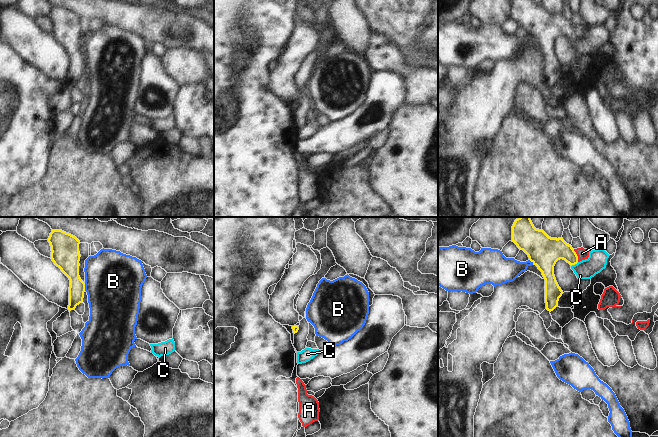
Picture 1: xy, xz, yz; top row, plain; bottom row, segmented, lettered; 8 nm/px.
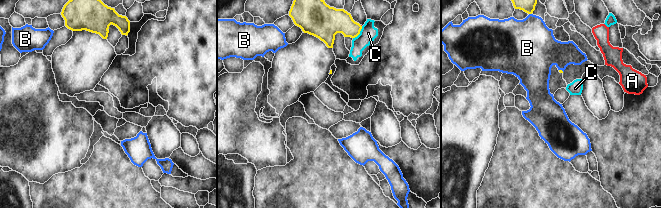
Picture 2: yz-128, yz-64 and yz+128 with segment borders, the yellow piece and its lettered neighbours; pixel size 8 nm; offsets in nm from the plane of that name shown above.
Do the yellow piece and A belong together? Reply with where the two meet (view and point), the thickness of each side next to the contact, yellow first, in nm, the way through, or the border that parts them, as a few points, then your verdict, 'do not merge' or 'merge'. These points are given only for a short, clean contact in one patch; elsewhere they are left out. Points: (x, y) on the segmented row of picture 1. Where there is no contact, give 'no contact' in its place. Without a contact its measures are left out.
yz (576, 255) | 240/90 nm | across yz (546, 251), (576, 255), (582, 253) | merge

